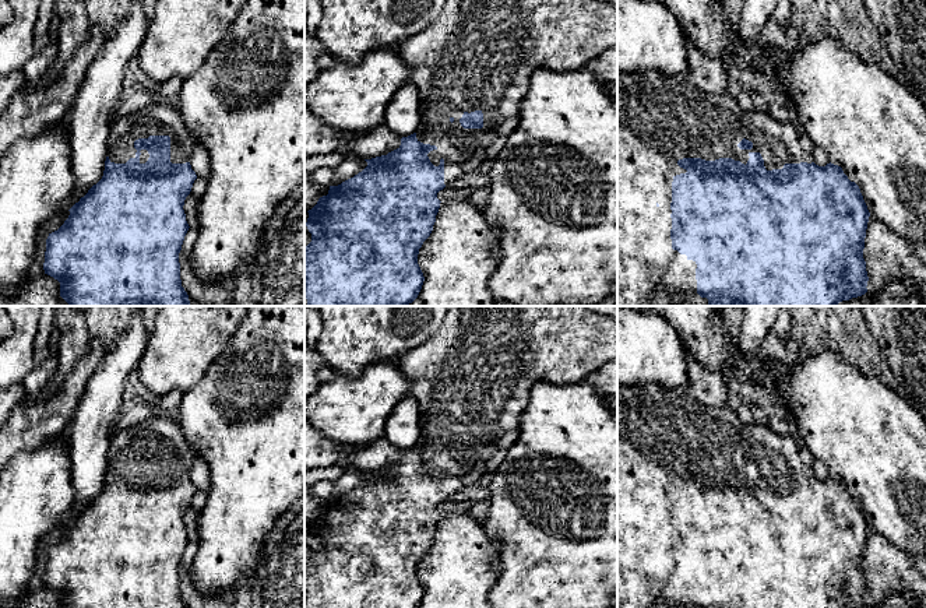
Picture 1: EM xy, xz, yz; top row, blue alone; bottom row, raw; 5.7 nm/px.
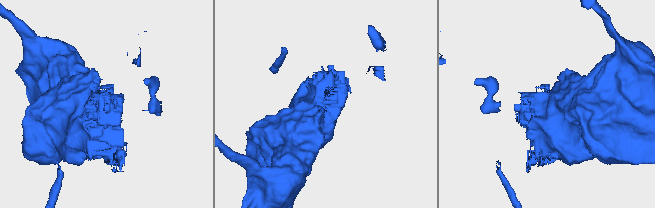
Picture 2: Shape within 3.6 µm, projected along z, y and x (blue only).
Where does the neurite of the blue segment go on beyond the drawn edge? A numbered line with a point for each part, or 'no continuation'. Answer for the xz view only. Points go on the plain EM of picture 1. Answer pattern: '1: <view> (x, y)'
1: xz (479, 366)

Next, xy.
1: xy (159, 431)

